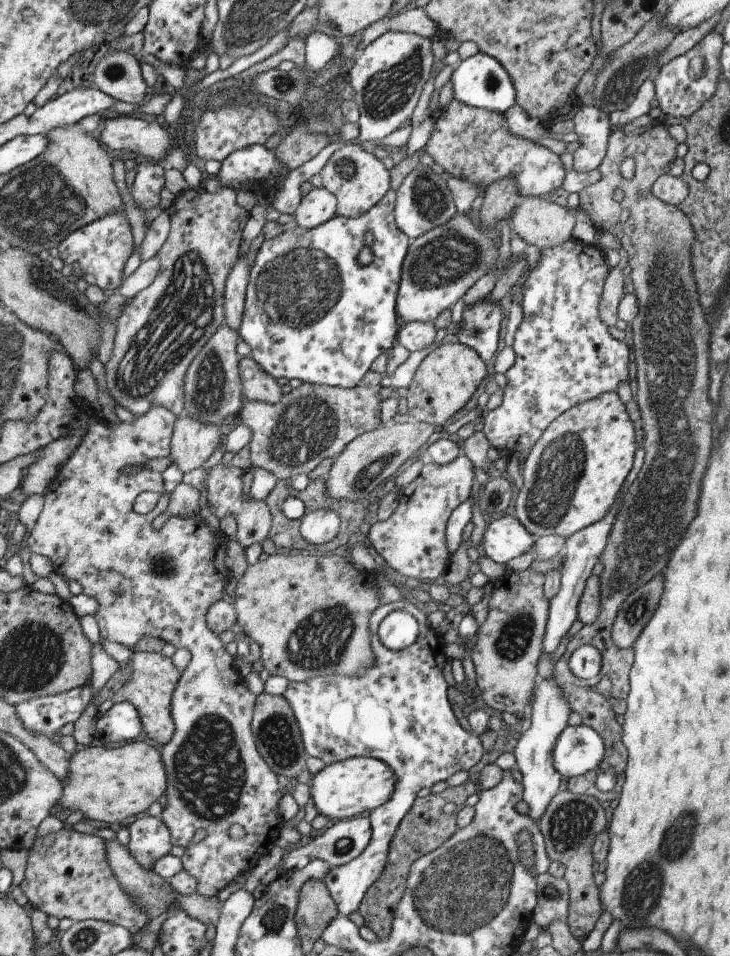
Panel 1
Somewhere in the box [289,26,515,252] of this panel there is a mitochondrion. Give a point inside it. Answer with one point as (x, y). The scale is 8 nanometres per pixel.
(386, 93)

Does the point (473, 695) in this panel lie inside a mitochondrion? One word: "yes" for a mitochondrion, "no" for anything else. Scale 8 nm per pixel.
no

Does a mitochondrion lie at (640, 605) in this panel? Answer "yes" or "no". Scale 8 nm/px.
yes

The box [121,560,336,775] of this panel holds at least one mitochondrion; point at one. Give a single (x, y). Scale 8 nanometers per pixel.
(277, 737)

